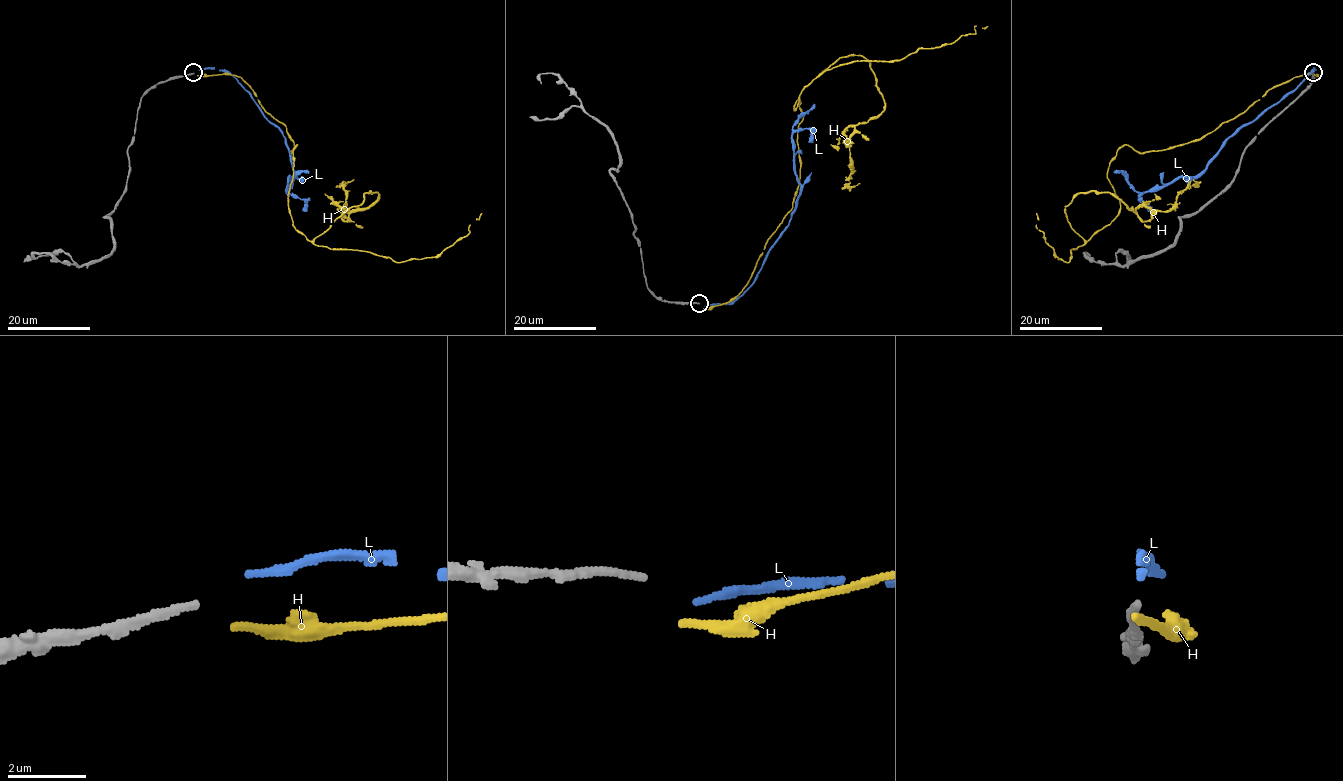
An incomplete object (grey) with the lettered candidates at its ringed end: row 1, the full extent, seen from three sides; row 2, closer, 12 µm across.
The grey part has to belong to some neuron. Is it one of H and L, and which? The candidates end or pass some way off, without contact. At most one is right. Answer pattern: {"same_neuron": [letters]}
{"same_neuron": []}

